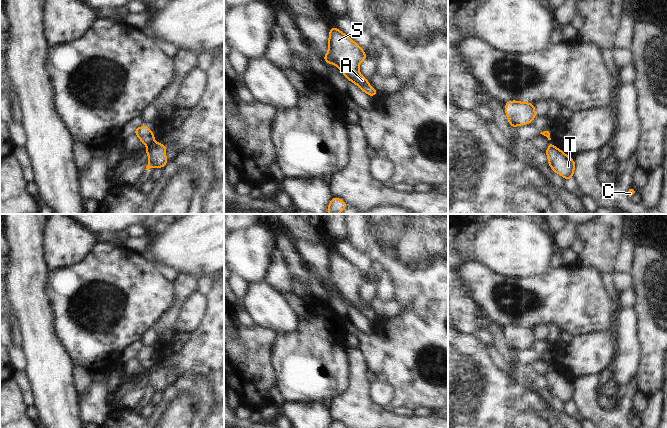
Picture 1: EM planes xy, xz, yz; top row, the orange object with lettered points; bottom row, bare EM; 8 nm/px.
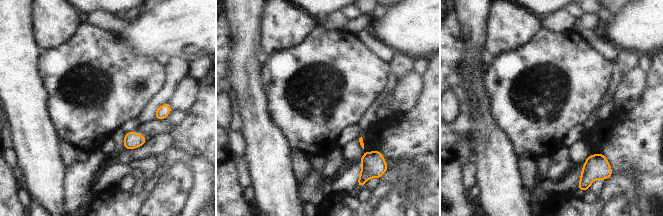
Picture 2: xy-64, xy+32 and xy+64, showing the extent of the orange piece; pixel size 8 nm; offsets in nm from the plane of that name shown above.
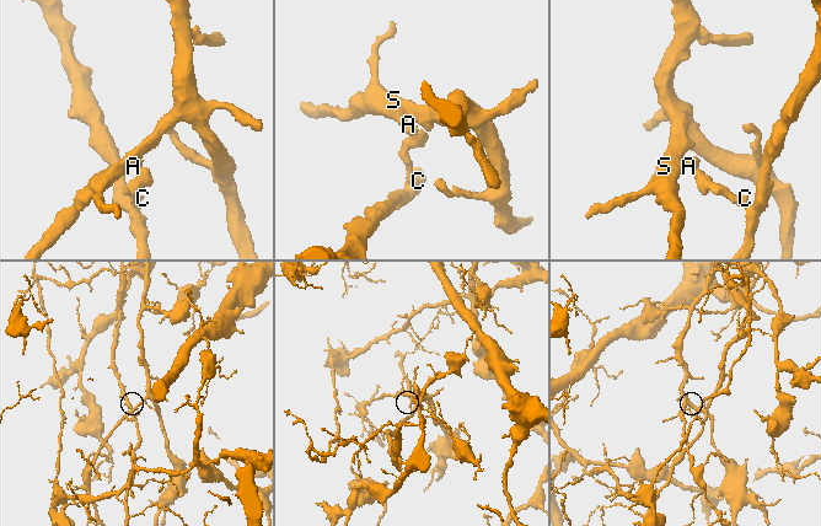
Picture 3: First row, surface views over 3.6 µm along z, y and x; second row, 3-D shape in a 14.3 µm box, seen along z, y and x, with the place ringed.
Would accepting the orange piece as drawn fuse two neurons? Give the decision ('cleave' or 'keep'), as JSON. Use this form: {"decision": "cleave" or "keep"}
{"decision": "cleave"}

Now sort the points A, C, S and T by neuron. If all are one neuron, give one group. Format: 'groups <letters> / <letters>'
groups A S / C T

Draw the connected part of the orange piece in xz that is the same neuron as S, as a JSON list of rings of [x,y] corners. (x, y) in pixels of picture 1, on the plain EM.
[[[332,251],[329,256],[328,270],[328,276],[323,281],[325,286],[336,289],[347,304],[358,309],[370,321],[378,317],[367,306],[367,301],[363,301],[359,296],[359,288],[368,281],[356,266]]]

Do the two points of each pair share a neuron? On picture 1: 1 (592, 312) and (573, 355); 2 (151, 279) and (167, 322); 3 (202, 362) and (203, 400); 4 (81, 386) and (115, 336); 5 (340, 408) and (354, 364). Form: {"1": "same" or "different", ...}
{"1": "different", "2": "different", "3": "different", "4": "different", "5": "same"}

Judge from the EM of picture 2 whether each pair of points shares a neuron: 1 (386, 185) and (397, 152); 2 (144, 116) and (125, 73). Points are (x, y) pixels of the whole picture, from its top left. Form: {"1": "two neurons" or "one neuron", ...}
{"1": "two neurons", "2": "two neurons"}

